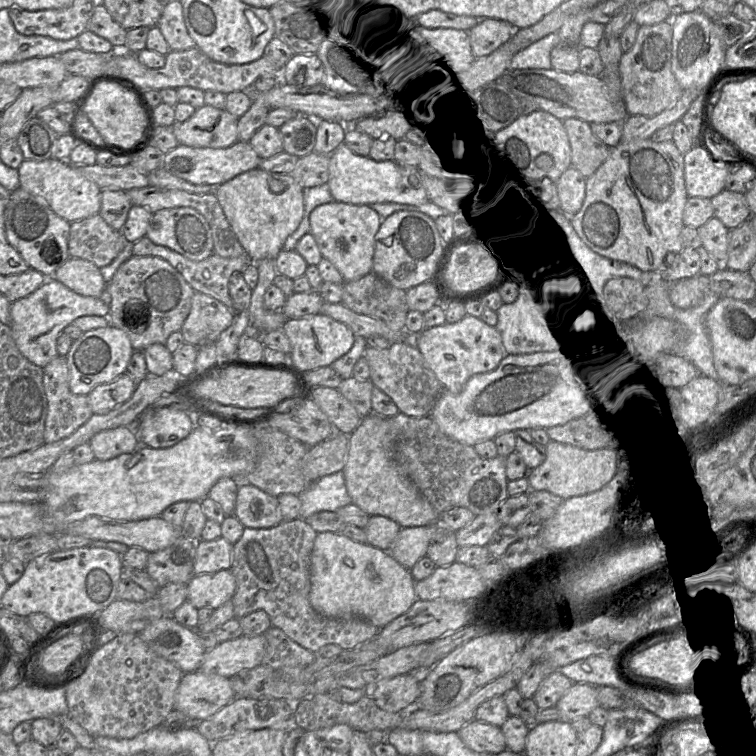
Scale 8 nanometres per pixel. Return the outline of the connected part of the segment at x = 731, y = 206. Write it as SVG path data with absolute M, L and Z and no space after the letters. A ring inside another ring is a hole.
M724 189L711 198L711 204L713 217L719 219L729 230L751 218L745 194Z

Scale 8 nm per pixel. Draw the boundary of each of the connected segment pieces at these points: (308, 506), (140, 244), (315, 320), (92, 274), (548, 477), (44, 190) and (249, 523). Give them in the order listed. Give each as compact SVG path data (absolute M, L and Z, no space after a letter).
M343 471L320 478L298 497L301 501L300 518L302 519L307 519L322 511L336 512L352 503L346 488Z
M146 236L132 244L132 253L133 256L154 256L167 261L171 266L173 266L178 272L182 274L187 283L196 292L206 294L219 300L229 309L233 309L233 301L229 294L228 288L231 276L237 272L242 273L249 264L254 263L247 253L234 258L225 258L214 253L205 260L192 261L178 252L154 244Z
M321 313L298 319L287 319L283 331L291 344L289 364L299 372L330 366L339 357L346 354L355 342L355 334L346 324Z
M70 257L61 267L55 271L53 278L48 279L55 279L63 283L66 287L77 294L99 298L104 298L104 290L107 284L103 279L100 268L98 268L94 263L81 258L72 257Z
M550 440L546 445L546 459L539 466L530 469L527 478L530 490L545 490L567 499L599 490L617 471L617 453L611 448L585 450Z
M50 158L43 161L26 160L17 168L20 187L41 197L49 208L62 219L72 223L99 214L102 189L75 171L68 161Z
M240 485L234 516L245 528L266 529L284 521L277 497L253 485Z

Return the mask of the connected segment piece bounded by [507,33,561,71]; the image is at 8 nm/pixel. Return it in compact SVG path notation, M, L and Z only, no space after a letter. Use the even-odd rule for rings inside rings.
M557 33L545 36L514 54L507 71L550 69L550 52L552 48L560 44L560 37Z

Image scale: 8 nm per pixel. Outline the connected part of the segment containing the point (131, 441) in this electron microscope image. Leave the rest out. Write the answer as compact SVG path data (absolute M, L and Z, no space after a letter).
M124 426L101 431L89 443L95 458L99 461L107 461L122 454L132 453L143 446L134 429Z

